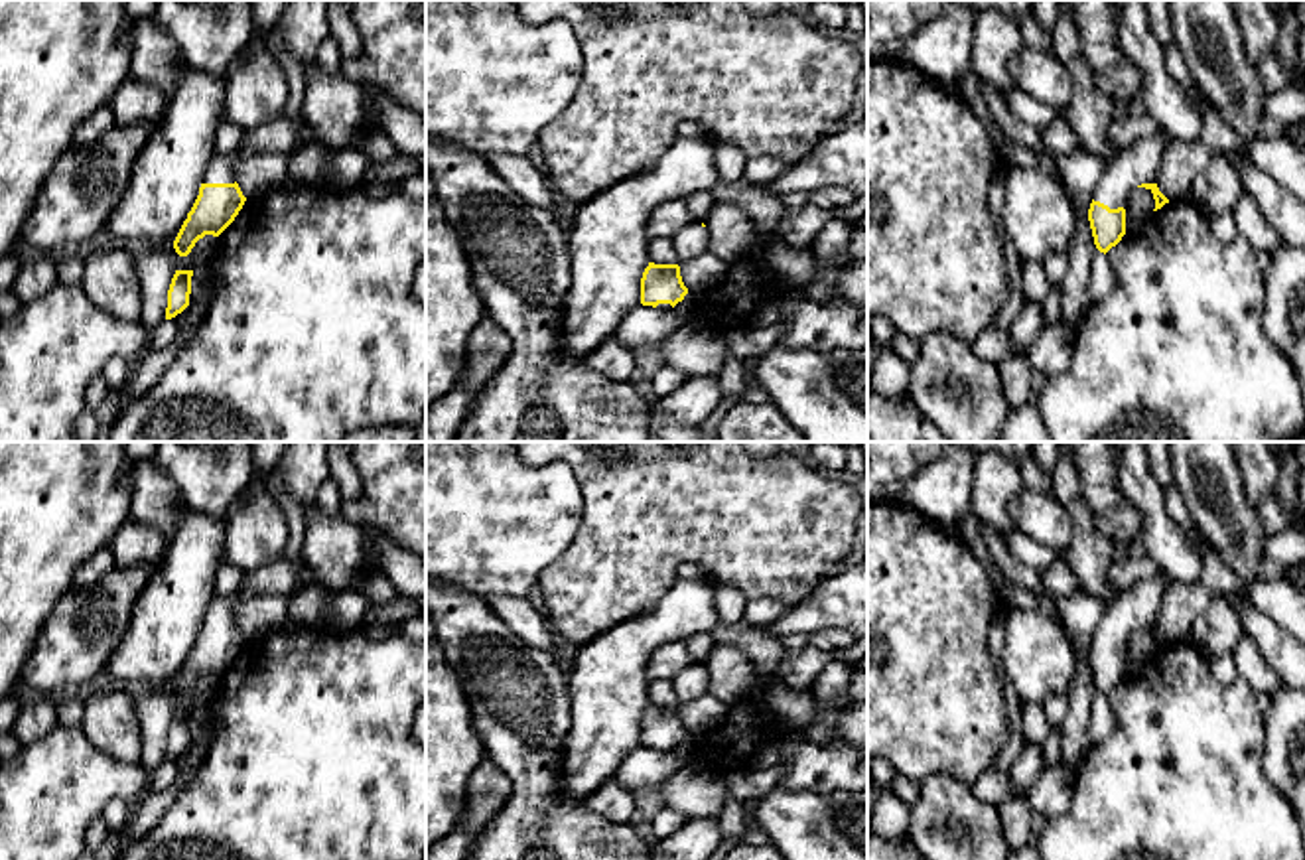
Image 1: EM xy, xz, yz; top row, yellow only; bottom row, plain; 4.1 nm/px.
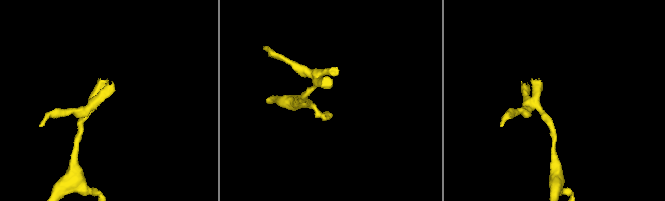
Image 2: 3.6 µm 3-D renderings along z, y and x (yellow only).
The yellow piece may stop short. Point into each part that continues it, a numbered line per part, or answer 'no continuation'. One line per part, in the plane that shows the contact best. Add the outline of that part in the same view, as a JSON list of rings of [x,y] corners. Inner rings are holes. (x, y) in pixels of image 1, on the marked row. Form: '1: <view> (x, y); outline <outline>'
1: xy (278, 137); outline [[[294,107],[290,114],[284,110],[278,118],[244,132],[242,144],[237,152],[213,156],[203,183],[235,183],[237,164],[244,156],[258,152],[288,154],[294,146],[300,144],[300,124],[302,116],[298,107]]]

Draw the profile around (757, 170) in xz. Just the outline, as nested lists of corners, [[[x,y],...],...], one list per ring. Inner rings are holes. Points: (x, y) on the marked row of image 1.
[[[765,156],[749,158],[745,164],[743,179],[751,185],[757,183],[769,185],[775,178],[785,174],[789,168],[790,164],[785,160],[765,158]]]

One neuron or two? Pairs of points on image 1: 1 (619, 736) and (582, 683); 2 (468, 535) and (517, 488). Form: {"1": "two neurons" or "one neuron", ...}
{"1": "one neuron", "2": "one neuron"}

